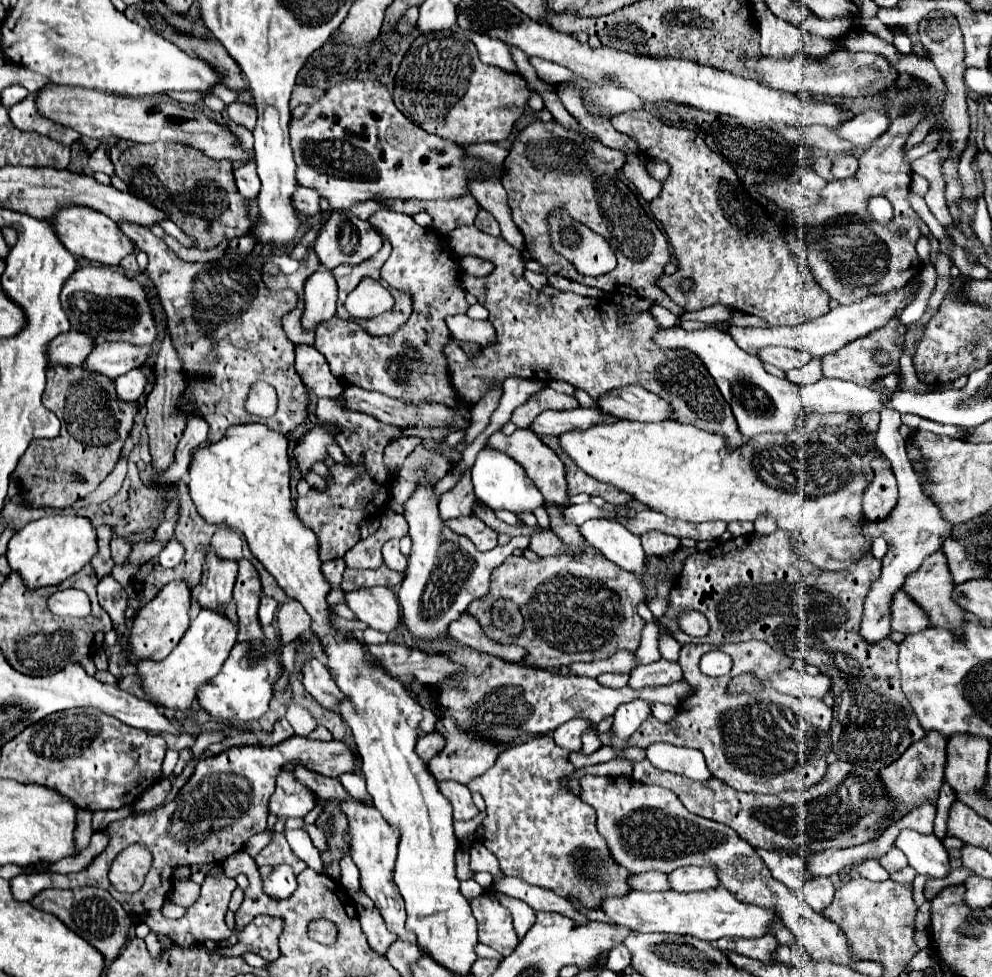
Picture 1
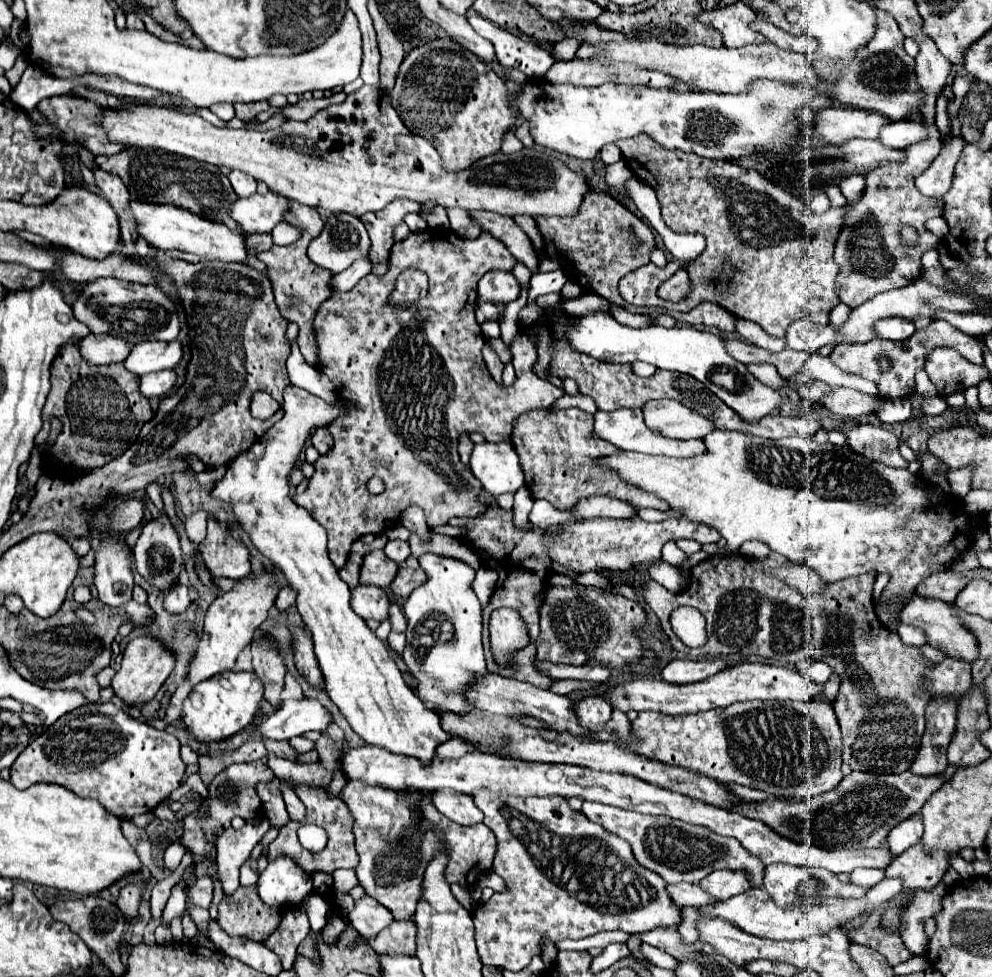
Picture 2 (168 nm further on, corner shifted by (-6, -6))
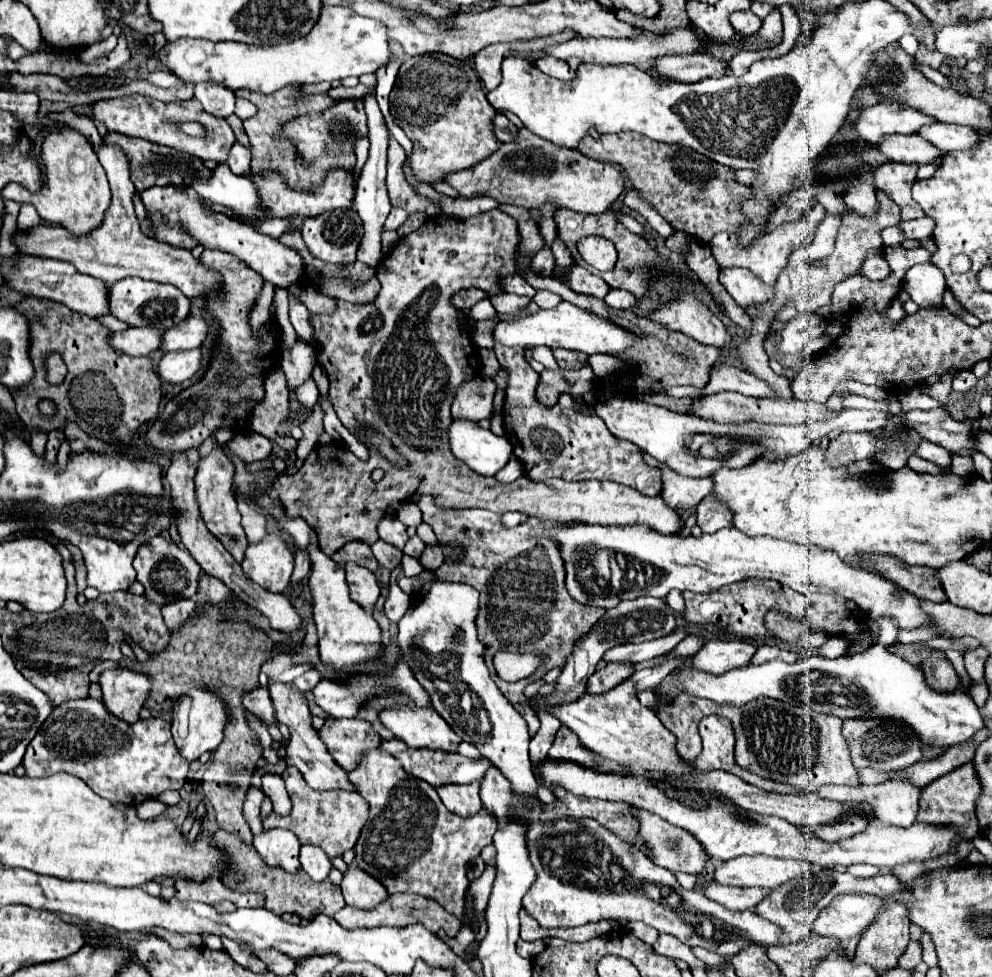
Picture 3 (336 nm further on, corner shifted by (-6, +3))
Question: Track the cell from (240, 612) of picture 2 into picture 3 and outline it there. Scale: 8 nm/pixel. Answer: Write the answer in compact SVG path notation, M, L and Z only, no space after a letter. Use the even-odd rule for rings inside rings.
M266 534L260 542L248 544L242 570L248 572L252 582L260 584L268 592L280 594L286 590L294 570L294 550L284 538Z

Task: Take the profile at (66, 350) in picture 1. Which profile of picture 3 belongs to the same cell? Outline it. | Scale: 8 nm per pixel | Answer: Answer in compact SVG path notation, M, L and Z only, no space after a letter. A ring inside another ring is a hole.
M128 328L112 334L112 346L130 356L148 356L162 344L162 330L150 328Z

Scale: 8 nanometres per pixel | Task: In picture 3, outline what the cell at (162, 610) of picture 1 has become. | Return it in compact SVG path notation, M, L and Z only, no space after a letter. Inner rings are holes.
M126 668L104 670L98 684L102 688L102 702L110 714L122 718L126 724L138 722L138 712L144 706L152 686L148 676L134 674Z

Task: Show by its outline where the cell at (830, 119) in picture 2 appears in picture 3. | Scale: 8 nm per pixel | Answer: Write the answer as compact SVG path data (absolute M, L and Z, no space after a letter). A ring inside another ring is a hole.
M890 102L890 104L876 104L870 108L864 108L860 112L858 122L854 124L854 130L866 142L878 144L882 142L882 138L890 134L916 134L922 126L936 124L936 122L938 122L936 118L922 114L912 106Z

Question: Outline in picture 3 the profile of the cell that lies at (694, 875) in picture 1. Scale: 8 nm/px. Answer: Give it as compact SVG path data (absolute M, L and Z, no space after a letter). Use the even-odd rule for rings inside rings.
M738 856L716 868L716 882L726 886L762 886L778 888L794 878L808 878L812 864L802 860L770 858L770 856Z

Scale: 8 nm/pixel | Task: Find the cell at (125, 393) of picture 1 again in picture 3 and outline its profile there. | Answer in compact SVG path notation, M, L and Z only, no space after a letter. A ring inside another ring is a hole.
M194 348L194 350L178 350L178 352L170 352L164 354L160 364L158 364L158 374L162 380L170 382L170 384L178 384L184 382L188 378L192 378L202 366L202 350Z

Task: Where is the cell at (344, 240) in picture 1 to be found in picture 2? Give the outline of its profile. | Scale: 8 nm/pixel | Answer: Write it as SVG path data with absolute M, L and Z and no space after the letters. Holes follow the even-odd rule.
M330 215L320 237L308 247L308 257L322 269L342 273L370 251L370 237L364 223L354 215Z

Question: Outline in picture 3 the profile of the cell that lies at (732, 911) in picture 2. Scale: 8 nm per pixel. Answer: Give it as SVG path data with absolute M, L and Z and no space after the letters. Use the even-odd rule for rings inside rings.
M840 894L820 912L814 924L814 932L848 942L852 936L866 932L866 926L874 922L882 908L884 902L878 896Z

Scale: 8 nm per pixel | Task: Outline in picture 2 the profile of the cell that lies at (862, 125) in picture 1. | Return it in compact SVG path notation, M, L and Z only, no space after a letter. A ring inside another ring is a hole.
M892 121L888 125L882 127L878 141L886 147L894 147L894 149L904 149L912 143L918 143L926 137L926 129L922 123L914 123L914 121Z

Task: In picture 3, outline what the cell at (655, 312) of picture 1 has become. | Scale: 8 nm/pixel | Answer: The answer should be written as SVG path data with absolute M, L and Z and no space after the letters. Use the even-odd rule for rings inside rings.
M578 264L572 266L572 270L568 274L568 282L570 282L570 288L576 290L578 294L594 296L594 298L600 298L600 300L608 294L608 284L600 276L592 274L590 270L586 270Z

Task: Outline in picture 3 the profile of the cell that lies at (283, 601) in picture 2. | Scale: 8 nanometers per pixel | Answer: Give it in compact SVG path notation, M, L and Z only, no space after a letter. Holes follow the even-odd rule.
M296 550L296 566L294 566L294 574L292 574L292 584L298 584L300 580L306 578L306 574L310 572L310 556L304 554L304 550Z

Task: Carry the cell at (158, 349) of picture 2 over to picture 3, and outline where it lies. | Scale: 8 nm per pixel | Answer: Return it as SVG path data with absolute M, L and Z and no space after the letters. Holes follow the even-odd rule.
M190 314L176 326L164 332L164 342L162 342L162 352L172 352L172 350L190 350L198 348L210 332L210 324L202 314Z

